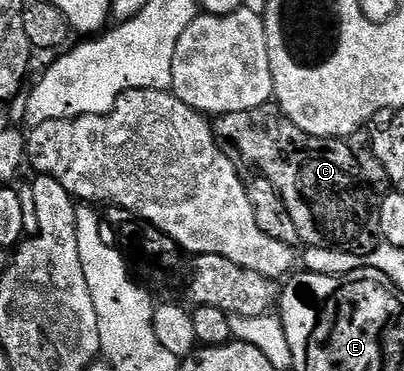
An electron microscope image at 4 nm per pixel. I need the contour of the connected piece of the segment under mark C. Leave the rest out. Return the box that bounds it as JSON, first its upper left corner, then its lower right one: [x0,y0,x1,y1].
[213,105,380,257]

